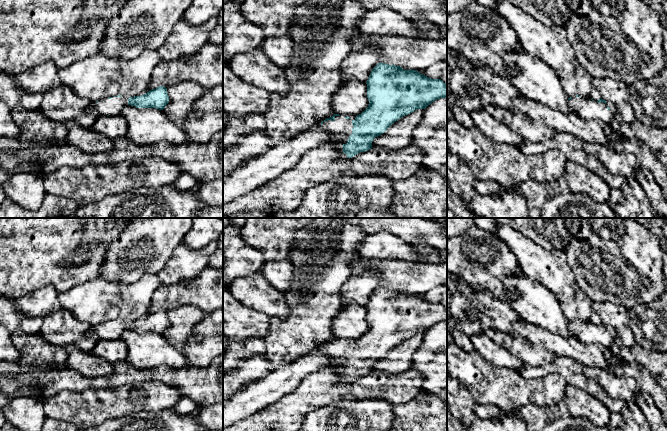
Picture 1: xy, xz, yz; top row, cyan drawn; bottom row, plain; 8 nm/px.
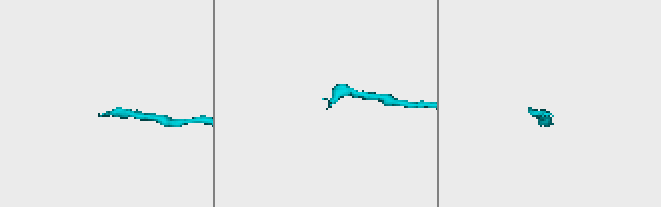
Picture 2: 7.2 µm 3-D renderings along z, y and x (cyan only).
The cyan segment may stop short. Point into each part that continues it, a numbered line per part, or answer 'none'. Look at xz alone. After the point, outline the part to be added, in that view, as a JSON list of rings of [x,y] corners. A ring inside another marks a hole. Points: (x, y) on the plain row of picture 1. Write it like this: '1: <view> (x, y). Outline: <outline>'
1: xz (340, 353). Outline: [[[345,339],[335,340],[334,345],[323,346],[322,352],[332,359],[328,368],[339,375],[343,375],[342,369],[347,367],[352,358],[352,343],[346,343]]]

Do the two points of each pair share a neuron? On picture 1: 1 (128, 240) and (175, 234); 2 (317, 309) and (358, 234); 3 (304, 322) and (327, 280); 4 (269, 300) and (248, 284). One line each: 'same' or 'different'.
1: same
2: same
3: same
4: same

